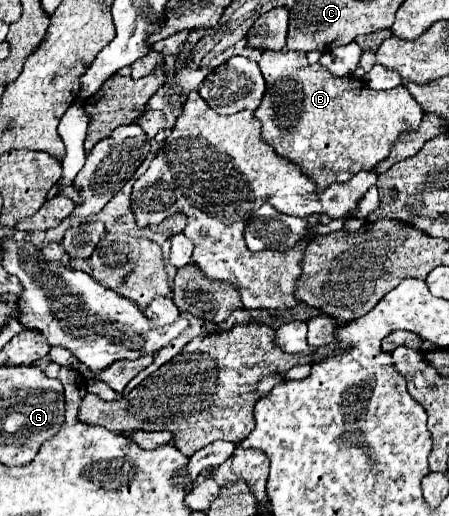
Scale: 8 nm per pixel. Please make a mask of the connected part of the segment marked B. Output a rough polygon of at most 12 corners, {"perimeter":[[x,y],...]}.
{"perimeter":[[264,50],[262,138],[320,190],[372,170],[422,106]]}

